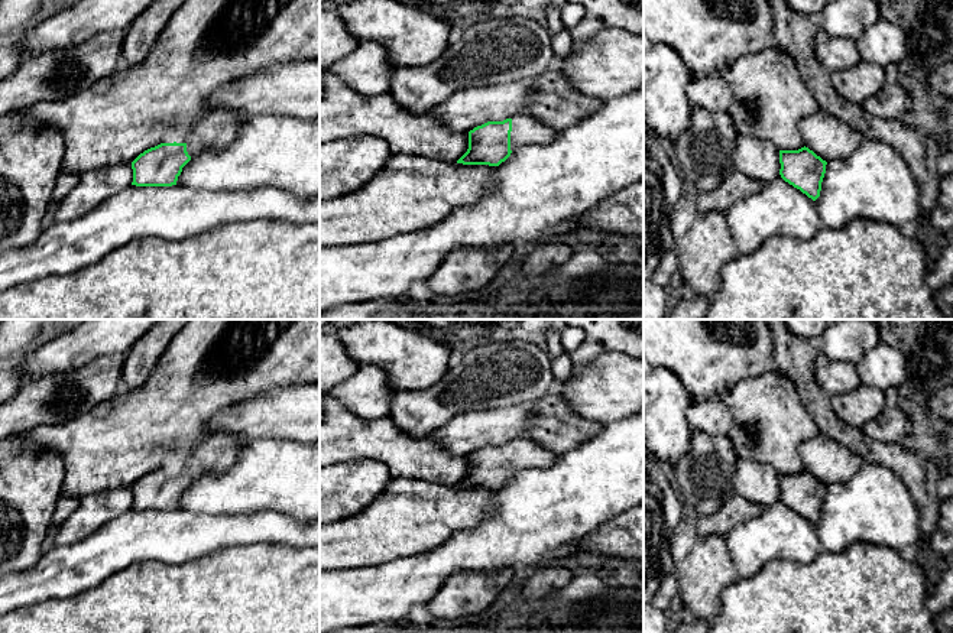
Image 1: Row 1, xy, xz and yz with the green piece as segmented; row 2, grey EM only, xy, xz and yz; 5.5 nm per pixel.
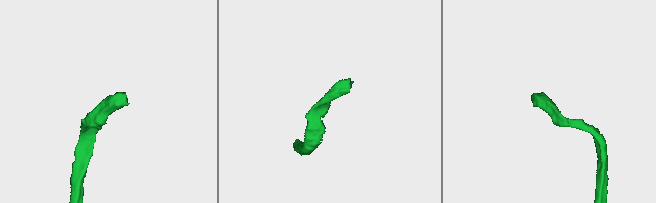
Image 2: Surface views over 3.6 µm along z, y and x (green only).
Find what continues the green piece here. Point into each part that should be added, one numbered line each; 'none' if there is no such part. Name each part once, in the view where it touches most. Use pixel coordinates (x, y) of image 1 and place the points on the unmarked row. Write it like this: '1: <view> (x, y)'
1: xy (210, 364)

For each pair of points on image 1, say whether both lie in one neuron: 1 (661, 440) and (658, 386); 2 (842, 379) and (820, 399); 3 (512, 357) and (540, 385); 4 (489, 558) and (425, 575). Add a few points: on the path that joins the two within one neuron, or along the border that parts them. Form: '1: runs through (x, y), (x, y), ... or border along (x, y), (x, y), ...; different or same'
1: runs through (661, 427), (661, 399); same
2: border along (813, 362), (816, 380), (830, 396); different
3: runs through (519, 364), (532, 377); same
4: runs through (473, 558), (447, 558), (441, 562); same

